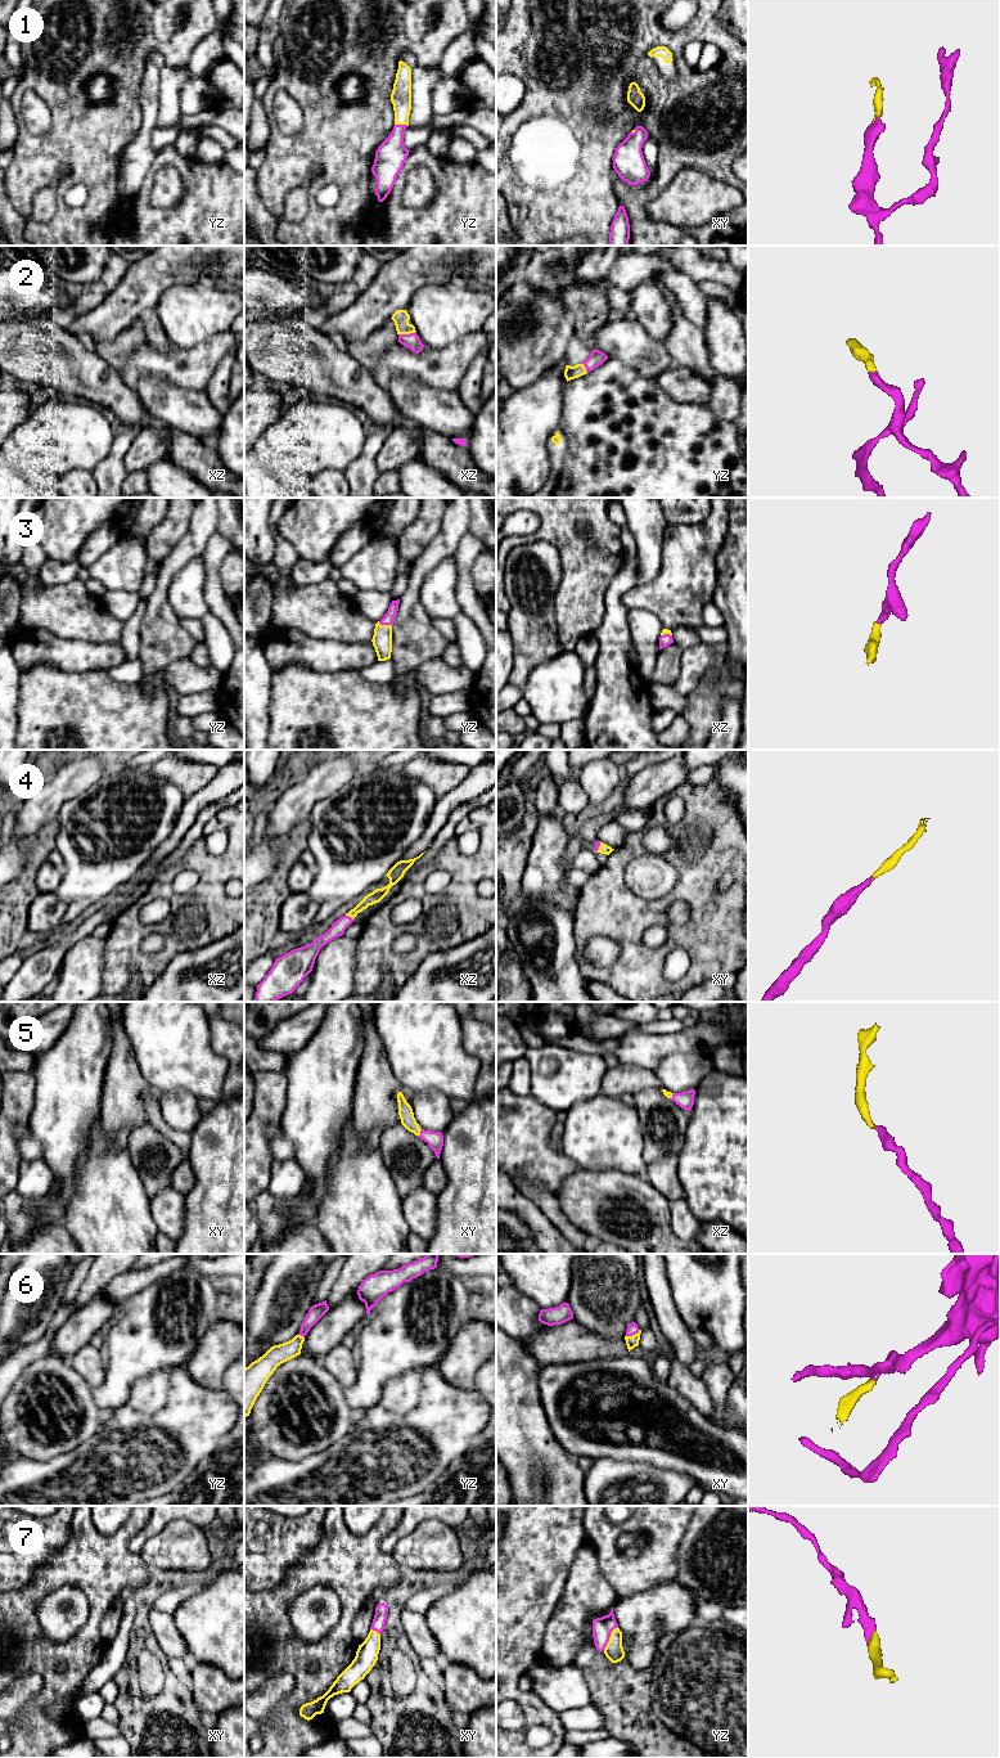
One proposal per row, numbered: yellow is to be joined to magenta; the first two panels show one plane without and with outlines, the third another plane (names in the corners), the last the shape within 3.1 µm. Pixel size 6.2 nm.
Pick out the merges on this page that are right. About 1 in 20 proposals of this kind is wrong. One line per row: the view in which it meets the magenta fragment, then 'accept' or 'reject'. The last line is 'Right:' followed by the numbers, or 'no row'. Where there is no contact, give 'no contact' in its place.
1: yz | accept
2: xz | accept
3: yz | accept
4: xz | accept
5: xy | accept
6: xy | accept
7: yz | accept
Right: 1, 2, 3, 4, 5, 6, 7

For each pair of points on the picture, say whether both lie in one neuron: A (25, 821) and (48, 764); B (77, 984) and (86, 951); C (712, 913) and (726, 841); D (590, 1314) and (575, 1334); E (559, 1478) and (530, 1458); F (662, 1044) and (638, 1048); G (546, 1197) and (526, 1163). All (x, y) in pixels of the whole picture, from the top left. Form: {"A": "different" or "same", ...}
{"A": "different", "B": "same", "C": "same", "D": "different", "E": "same", "F": "same", "G": "different"}

